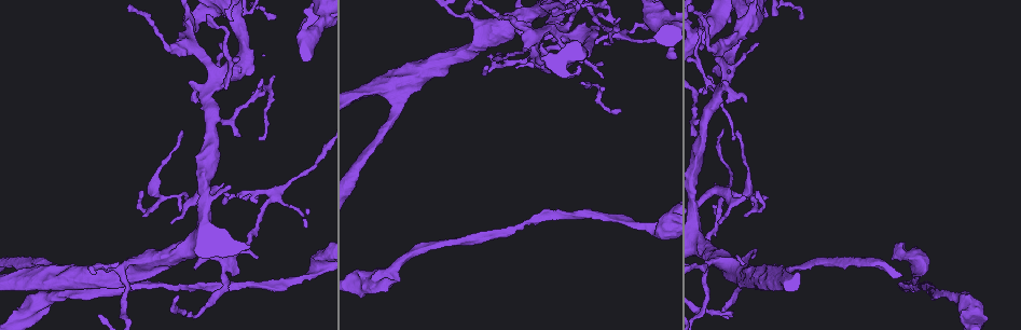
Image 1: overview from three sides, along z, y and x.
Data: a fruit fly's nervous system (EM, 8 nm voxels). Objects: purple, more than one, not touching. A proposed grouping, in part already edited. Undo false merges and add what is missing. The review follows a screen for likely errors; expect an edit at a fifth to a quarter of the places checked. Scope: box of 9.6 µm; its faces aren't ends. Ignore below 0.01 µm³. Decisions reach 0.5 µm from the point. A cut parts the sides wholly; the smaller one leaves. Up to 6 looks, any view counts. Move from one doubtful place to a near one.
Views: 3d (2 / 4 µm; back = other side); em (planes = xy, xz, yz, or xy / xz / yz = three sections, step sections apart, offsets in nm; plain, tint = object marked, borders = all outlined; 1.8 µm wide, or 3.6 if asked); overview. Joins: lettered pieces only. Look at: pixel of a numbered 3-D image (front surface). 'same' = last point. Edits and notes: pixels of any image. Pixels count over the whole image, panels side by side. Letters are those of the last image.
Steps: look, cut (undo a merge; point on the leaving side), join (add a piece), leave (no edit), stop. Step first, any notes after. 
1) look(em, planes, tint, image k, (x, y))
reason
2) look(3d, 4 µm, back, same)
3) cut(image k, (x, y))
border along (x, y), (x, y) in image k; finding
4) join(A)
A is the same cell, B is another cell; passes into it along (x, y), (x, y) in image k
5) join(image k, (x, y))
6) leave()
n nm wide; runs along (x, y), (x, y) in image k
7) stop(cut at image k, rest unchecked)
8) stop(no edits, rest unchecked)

look(em, xz, step 8, borders, image 1, (237, 271))
tapers out

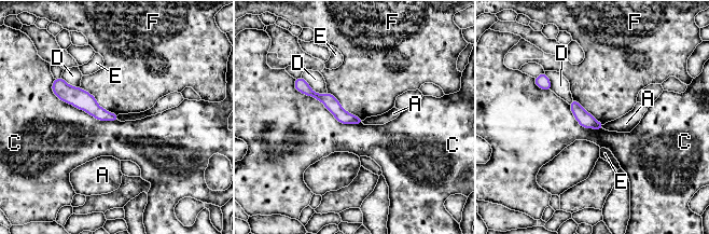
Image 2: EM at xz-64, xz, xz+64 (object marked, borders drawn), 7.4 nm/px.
leave()
A, C, D, E and F are other cells; border along (294, 79), (341, 123), (362, 124) in image 2; no lettered piece goes on from it

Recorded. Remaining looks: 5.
look(3d, 2 µm, image 1, (563, 31))
abrupt turn

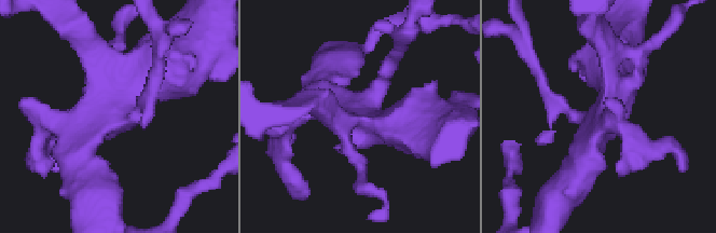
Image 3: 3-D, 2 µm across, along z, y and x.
look(em, xz, step 16, tint, image 3, (356, 117))

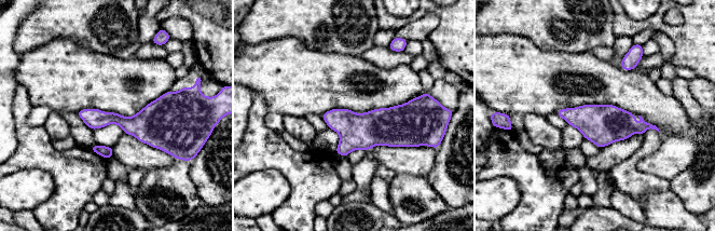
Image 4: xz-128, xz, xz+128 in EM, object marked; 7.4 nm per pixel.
look(em, xz, step 16, borders, same)

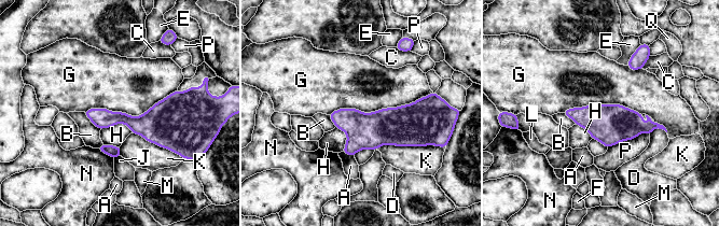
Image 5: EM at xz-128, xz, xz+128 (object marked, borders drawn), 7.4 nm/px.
leave()
A, B, C, D, E, F, G, H, J, K, L, M, N, P and Q are other cells; border along (432, 92), (328, 114) in image 5; continuous, no second cell

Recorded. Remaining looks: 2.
look(em, 3.6 µm, planes, tint, image 1, (757, 15))
closes a loop

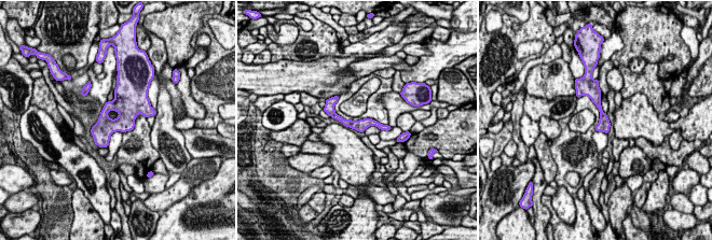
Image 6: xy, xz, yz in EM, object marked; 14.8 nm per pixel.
look(em, 3.6 µm, planes, borders, same)

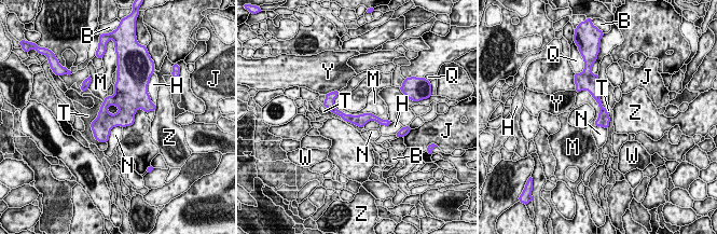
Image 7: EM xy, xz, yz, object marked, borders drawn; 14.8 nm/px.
leave()
B, H, J, M, N, Q, T, W, Y and Z are other cells; all the same cell

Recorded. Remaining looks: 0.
stop(no edits, rest unchecked)

